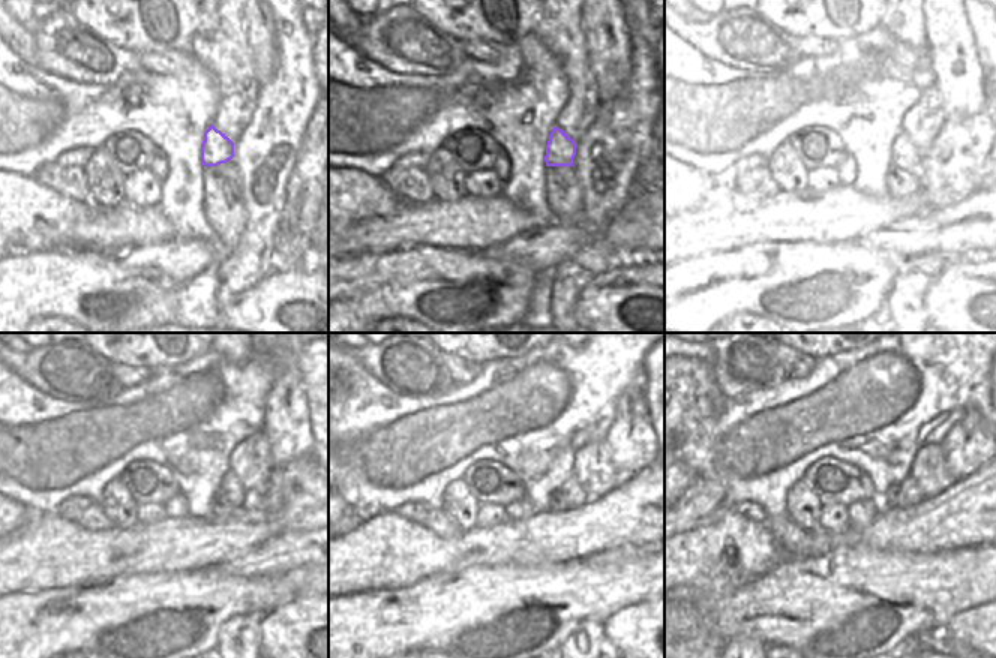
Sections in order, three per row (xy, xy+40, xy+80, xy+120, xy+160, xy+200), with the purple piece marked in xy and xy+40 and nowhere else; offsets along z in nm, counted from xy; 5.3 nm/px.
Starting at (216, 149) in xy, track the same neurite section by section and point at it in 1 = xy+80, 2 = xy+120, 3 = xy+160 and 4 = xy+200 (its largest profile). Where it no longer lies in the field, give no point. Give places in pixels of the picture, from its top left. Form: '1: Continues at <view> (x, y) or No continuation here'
1: Continues at xy+80 (905, 155)
2: Continues at xy+120 (230, 487)
3: Continues at xy+160 (572, 492)
4: Continues at xy+200 (909, 493)

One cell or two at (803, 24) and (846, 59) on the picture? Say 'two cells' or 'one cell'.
two cells

